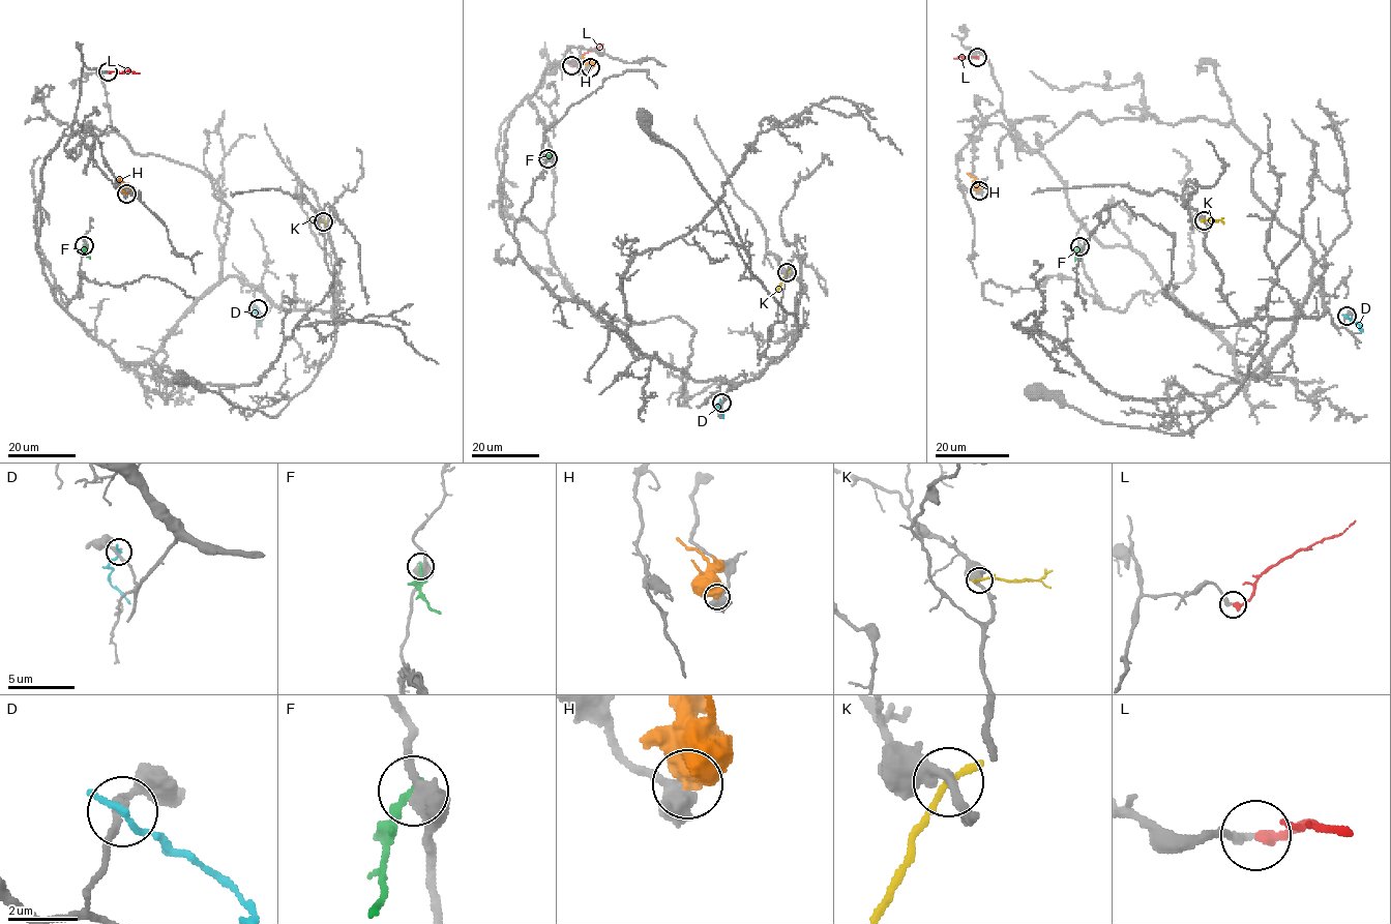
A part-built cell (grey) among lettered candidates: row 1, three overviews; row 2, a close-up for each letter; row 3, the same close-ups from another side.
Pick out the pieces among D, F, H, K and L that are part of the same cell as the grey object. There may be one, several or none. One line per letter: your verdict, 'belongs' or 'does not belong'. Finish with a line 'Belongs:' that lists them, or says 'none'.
D: does not belong
F: does not belong
H: does not belong
K: does not belong
L: belongs
Belongs: L

